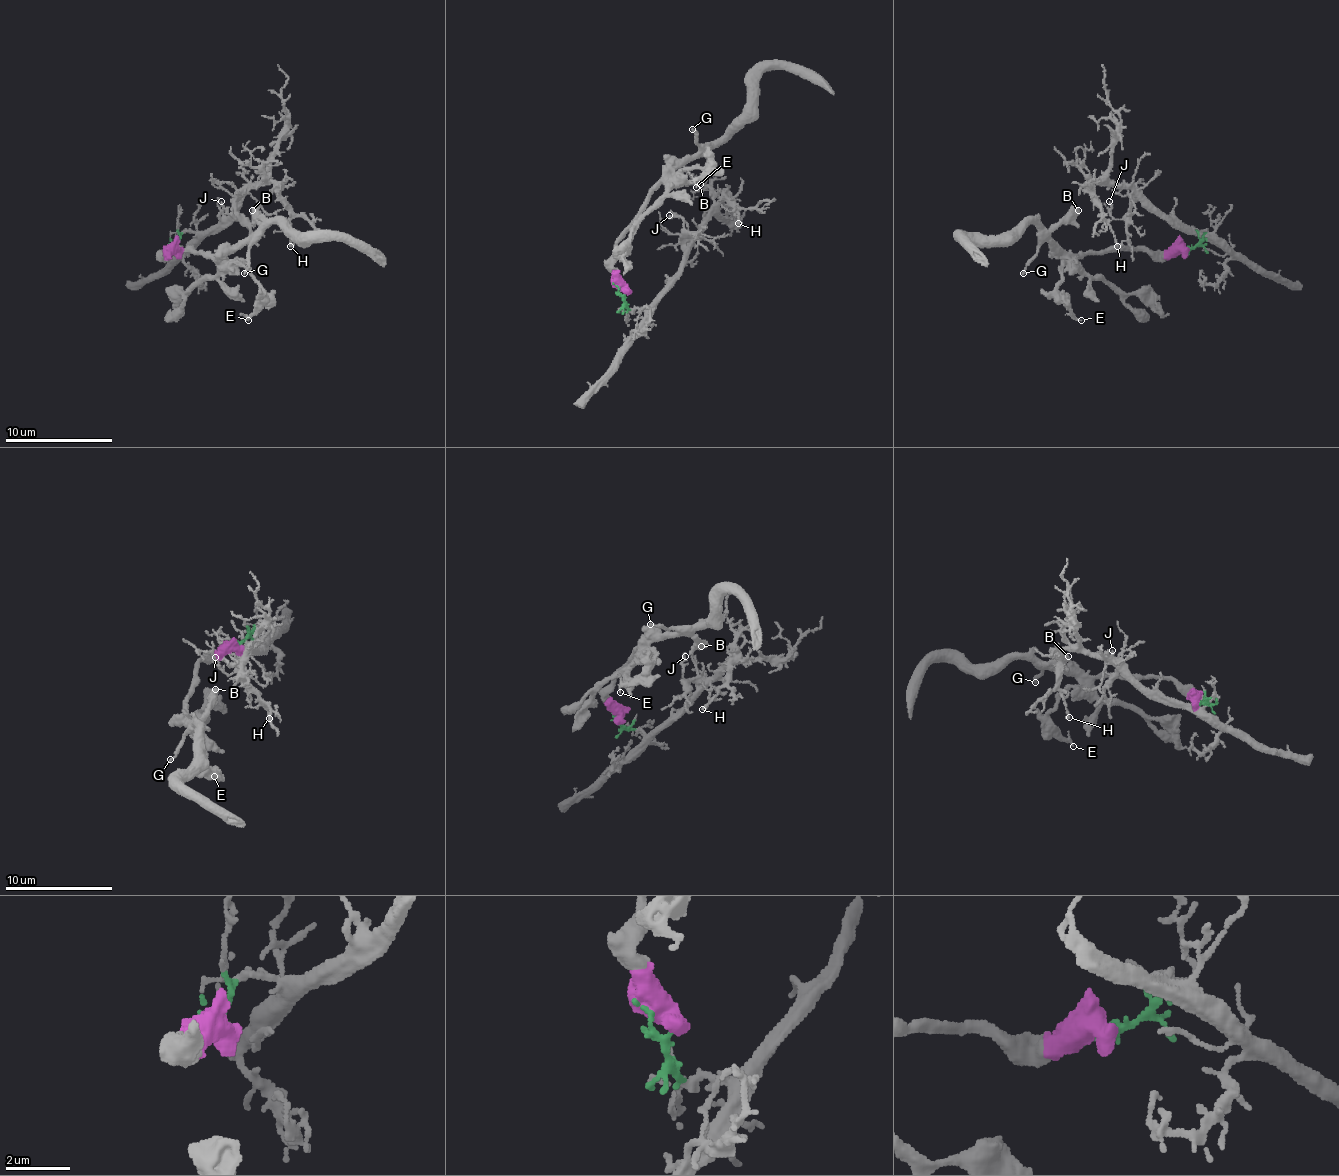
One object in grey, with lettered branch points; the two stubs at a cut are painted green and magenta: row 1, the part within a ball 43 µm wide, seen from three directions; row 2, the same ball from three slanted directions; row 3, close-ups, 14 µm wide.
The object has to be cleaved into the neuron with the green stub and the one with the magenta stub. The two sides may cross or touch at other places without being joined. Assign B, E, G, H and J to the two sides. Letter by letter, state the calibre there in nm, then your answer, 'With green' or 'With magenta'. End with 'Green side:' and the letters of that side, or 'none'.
B: Thickness 550 nm. With magenta
E: Thickness 150 nm. With magenta
G: Thickness 150 nm. With magenta
H: Thickness 170 nm. With green
J: Thickness 100 nm. With green
Green side: H, J

